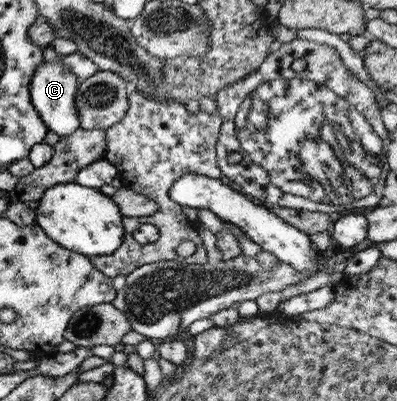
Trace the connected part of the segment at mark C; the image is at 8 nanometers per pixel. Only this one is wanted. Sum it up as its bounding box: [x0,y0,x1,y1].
[30,62,79,136]

